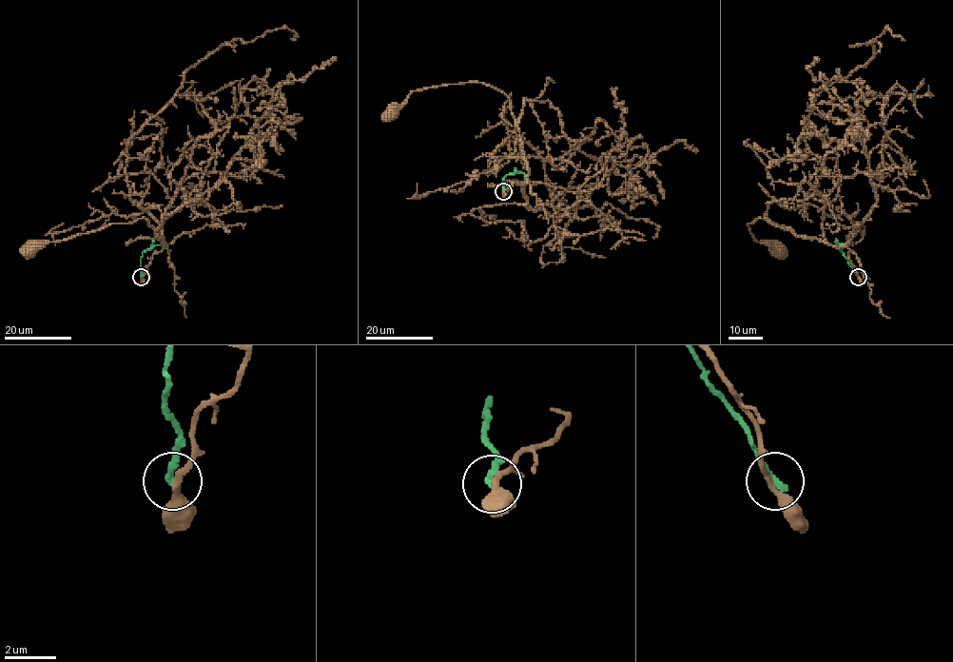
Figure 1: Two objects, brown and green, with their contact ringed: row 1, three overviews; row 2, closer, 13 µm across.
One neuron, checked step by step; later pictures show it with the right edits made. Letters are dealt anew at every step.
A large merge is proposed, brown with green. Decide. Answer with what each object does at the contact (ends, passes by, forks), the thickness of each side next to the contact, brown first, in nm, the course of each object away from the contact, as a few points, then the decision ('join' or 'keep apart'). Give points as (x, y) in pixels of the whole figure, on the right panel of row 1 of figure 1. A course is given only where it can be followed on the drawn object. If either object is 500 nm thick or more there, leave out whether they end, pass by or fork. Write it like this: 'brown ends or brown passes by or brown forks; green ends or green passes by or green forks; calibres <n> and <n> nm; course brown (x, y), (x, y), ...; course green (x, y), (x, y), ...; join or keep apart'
brown passes by; green ends; calibres 240 and 320 nm; course brown (857, 277), (846, 246), (798, 236), (789, 227), (766, 221), (748, 223), (756, 242), (772, 242), (778, 248); course green (858, 277), (839, 245), (848, 243); keep apart

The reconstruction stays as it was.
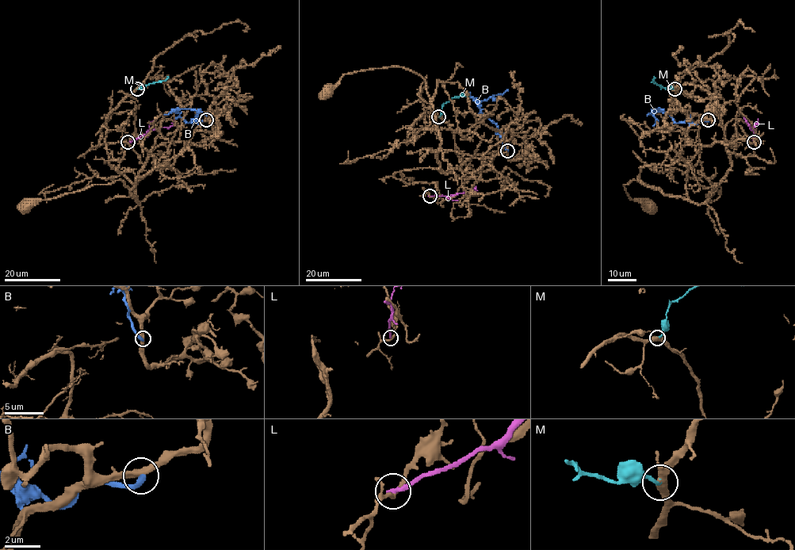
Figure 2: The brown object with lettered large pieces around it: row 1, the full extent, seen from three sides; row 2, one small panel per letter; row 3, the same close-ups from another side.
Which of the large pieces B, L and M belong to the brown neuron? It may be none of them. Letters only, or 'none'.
M

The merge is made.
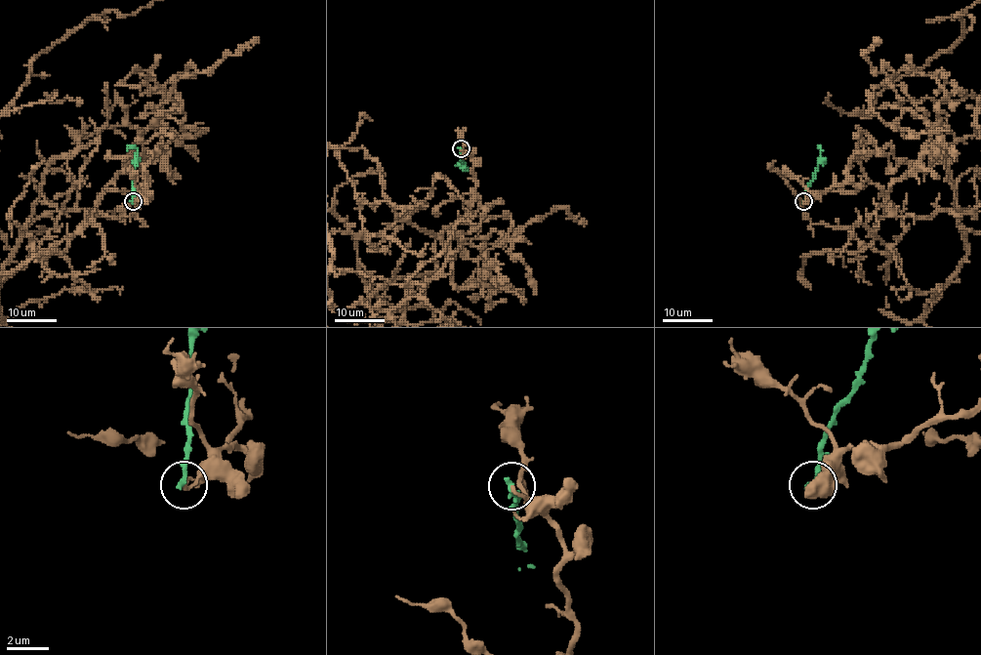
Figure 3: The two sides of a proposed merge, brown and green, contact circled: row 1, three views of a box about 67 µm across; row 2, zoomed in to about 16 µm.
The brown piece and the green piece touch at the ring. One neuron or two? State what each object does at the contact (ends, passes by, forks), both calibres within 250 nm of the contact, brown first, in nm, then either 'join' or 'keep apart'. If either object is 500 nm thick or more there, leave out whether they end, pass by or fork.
brown ends; green ends; calibres 130 and 280 nm; keep apart

